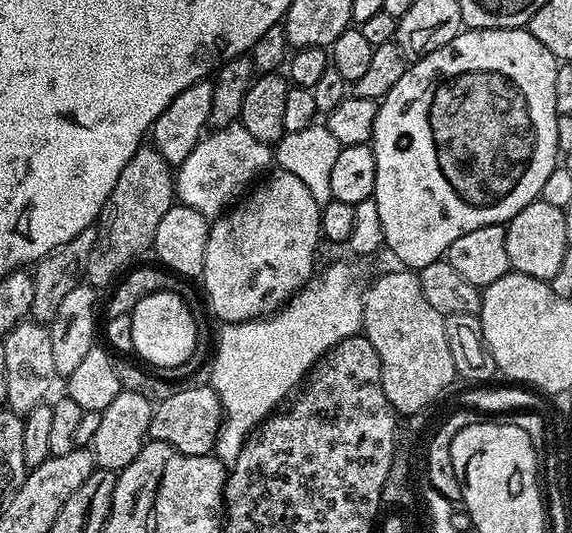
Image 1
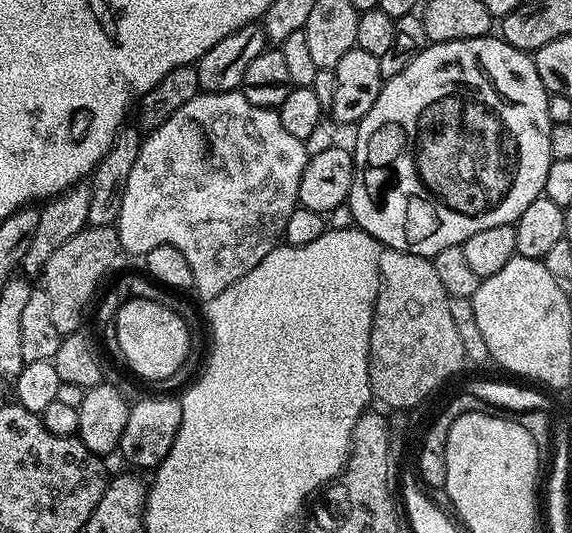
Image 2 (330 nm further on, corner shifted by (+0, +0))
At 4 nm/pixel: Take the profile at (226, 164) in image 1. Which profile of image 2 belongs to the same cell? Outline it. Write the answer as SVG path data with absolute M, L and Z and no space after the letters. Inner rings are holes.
M240 90L197 94L190 102L182 105L165 124L151 129L143 137L140 153L134 162L134 170L130 170L130 178L120 194L122 198L118 221L120 247L125 253L133 252L136 258L143 257L144 253L158 246L174 246L182 250L182 254L186 254L186 262L190 262L190 270L194 270L192 283L194 292L197 292L204 302L218 298L222 290L234 286L238 278L250 274L250 270L254 270L254 266L258 266L258 262L262 262L262 258L266 258L266 254L270 254L270 250L277 248L284 240L286 221L290 218L290 214L294 214L300 202L298 186L302 182L302 170L308 165L308 157L305 141L294 138L294 134L290 134L286 126L282 126L279 111L254 106Z

